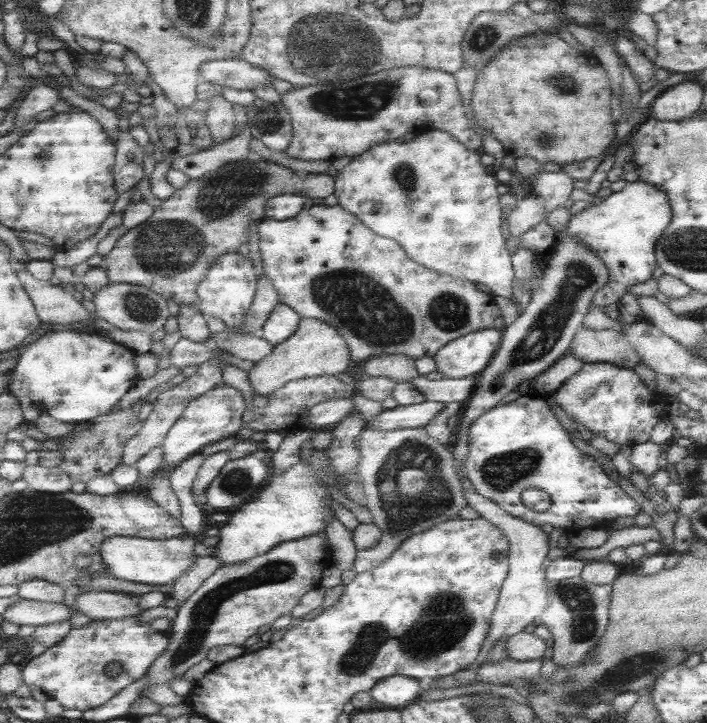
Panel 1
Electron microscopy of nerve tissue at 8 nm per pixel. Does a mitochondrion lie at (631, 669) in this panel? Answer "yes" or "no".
yes

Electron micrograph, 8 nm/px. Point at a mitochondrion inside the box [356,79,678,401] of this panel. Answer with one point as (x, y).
(544, 334)

